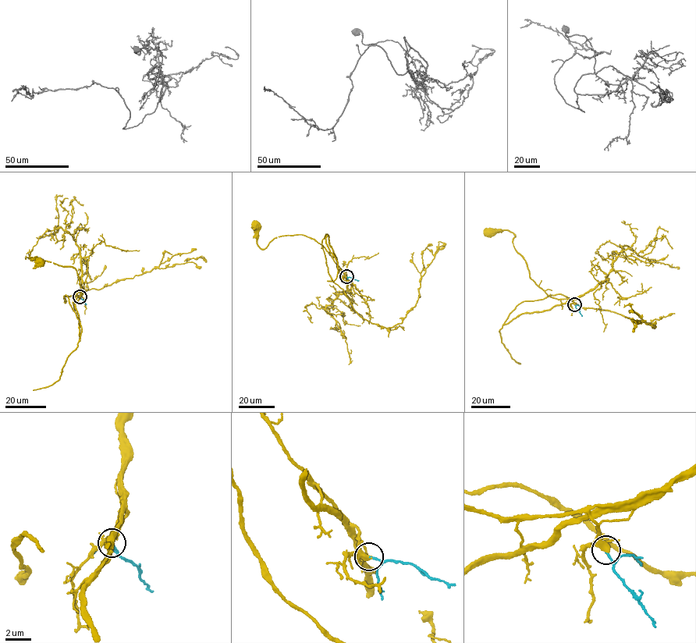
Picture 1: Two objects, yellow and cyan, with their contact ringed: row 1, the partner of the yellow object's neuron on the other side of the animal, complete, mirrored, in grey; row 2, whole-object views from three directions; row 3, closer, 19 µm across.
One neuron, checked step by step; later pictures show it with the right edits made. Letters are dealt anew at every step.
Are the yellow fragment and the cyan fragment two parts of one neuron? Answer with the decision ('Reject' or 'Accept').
Accept

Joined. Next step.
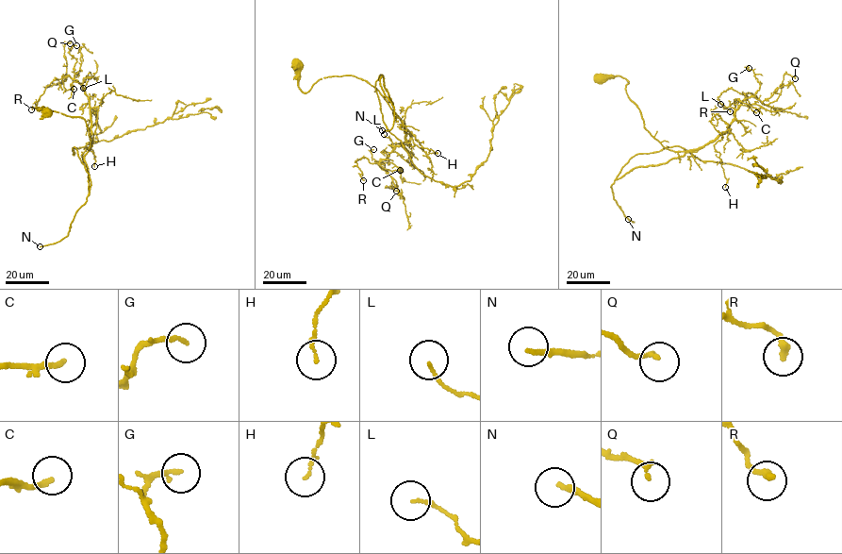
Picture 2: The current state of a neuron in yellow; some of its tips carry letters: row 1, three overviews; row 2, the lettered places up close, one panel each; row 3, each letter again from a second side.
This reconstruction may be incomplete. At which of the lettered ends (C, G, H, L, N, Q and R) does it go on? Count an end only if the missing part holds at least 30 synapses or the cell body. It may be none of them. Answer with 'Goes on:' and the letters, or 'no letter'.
Goes on: N

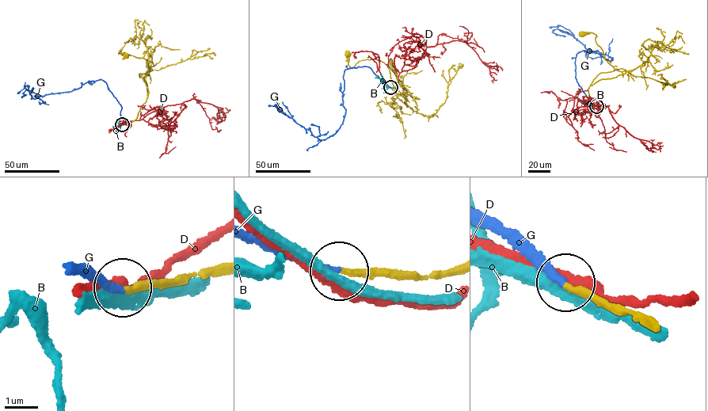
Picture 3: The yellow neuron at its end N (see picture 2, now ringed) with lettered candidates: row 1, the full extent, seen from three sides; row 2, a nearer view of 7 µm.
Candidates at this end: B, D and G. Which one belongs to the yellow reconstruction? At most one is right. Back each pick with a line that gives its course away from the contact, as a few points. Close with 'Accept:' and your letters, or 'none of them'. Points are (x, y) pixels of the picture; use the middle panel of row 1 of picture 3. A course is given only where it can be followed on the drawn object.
G: course (391, 87), (367, 66), (346, 69), (343, 121), (325, 139), (315, 137), (285, 112)
Accept: G

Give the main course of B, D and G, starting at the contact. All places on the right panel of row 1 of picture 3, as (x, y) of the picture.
B: (596, 106), (581, 101), (591, 102), (594, 105), (597, 104)
D: (596, 105), (600, 106), (594, 106), (604, 104), (601, 104), (608, 107), (617, 123), (648, 148), (661, 148)
G: (596, 106), (576, 81), (576, 55), (585, 50), (612, 58), (587, 49), (567, 32), (553, 31), (565, 36)

